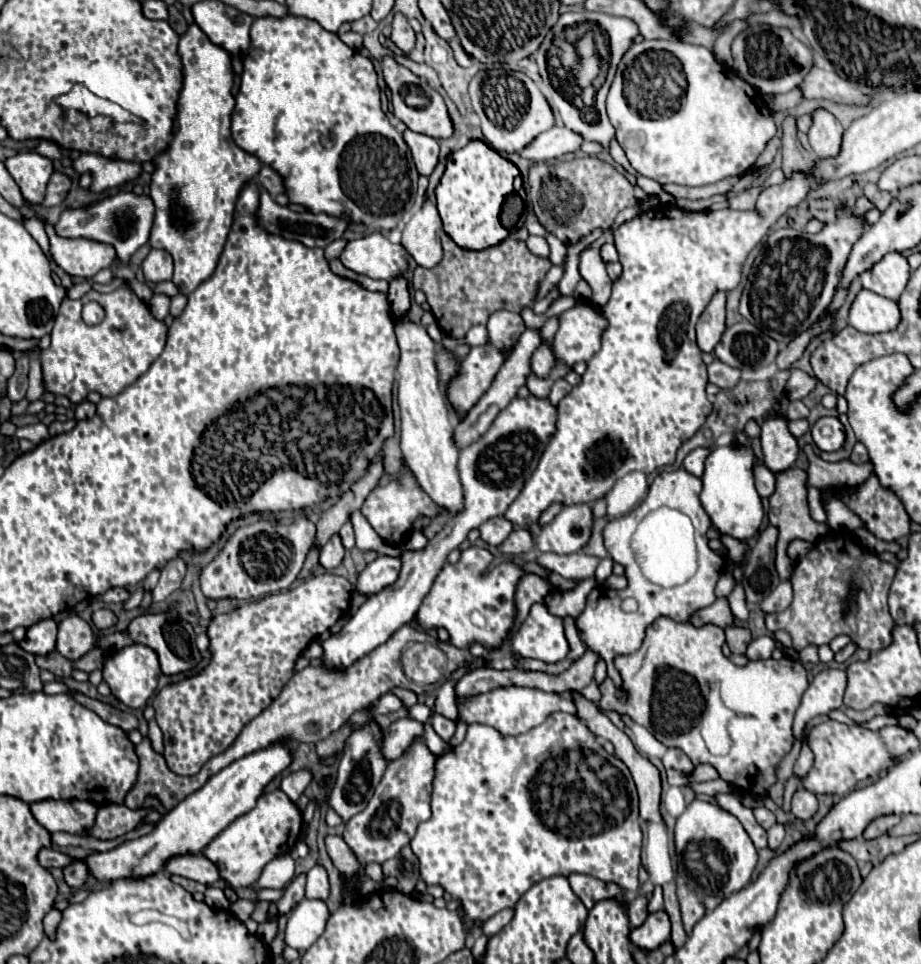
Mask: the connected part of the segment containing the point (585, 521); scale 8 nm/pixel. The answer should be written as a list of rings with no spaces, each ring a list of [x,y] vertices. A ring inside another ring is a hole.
[[[586,504],[564,506],[562,512],[540,530],[536,548],[540,552],[574,554],[588,542],[590,526],[592,510]]]

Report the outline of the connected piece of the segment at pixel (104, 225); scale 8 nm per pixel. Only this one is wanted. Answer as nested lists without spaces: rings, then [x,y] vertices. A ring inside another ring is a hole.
[[[118,190],[114,194],[106,194],[104,198],[92,204],[84,204],[80,208],[64,208],[54,228],[62,238],[88,238],[94,242],[110,244],[116,250],[114,262],[130,264],[136,250],[148,242],[146,238],[150,238],[152,222],[154,222],[154,204],[146,194]]]

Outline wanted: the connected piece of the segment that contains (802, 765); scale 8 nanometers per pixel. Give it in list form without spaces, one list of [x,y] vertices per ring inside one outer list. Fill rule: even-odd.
[[[804,744],[802,750],[800,750],[800,756],[798,756],[796,764],[794,764],[794,774],[796,774],[798,778],[804,778],[806,772],[810,770],[812,762],[814,762],[814,754],[812,754],[812,750],[808,748],[808,744]]]

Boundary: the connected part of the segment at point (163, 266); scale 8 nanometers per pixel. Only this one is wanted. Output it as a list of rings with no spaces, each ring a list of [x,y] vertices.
[[[150,250],[142,262],[146,282],[162,282],[172,278],[172,256],[166,250]]]

